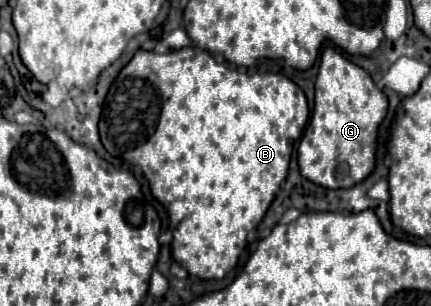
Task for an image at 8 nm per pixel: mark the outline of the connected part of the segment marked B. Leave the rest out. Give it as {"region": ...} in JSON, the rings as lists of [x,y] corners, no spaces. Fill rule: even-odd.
{"region":[[[182,48],[182,50],[168,52],[168,54],[138,50],[134,54],[134,58],[122,68],[122,72],[114,80],[114,84],[110,86],[106,102],[104,102],[102,118],[100,118],[100,140],[102,140],[104,148],[112,156],[122,158],[134,166],[140,166],[144,170],[146,180],[150,182],[150,190],[152,190],[154,198],[168,210],[170,228],[174,234],[174,240],[172,240],[174,260],[182,268],[186,268],[192,276],[198,276],[204,280],[222,280],[238,264],[238,258],[240,258],[242,250],[246,248],[248,232],[254,230],[262,222],[266,210],[270,208],[276,192],[280,190],[280,186],[288,174],[288,164],[290,164],[290,156],[292,156],[290,140],[302,136],[304,127],[310,118],[310,109],[304,92],[286,76],[269,72],[247,73],[248,68],[243,66],[237,67],[237,71],[226,68],[224,64],[218,64],[206,50],[200,50],[200,48]]]}

